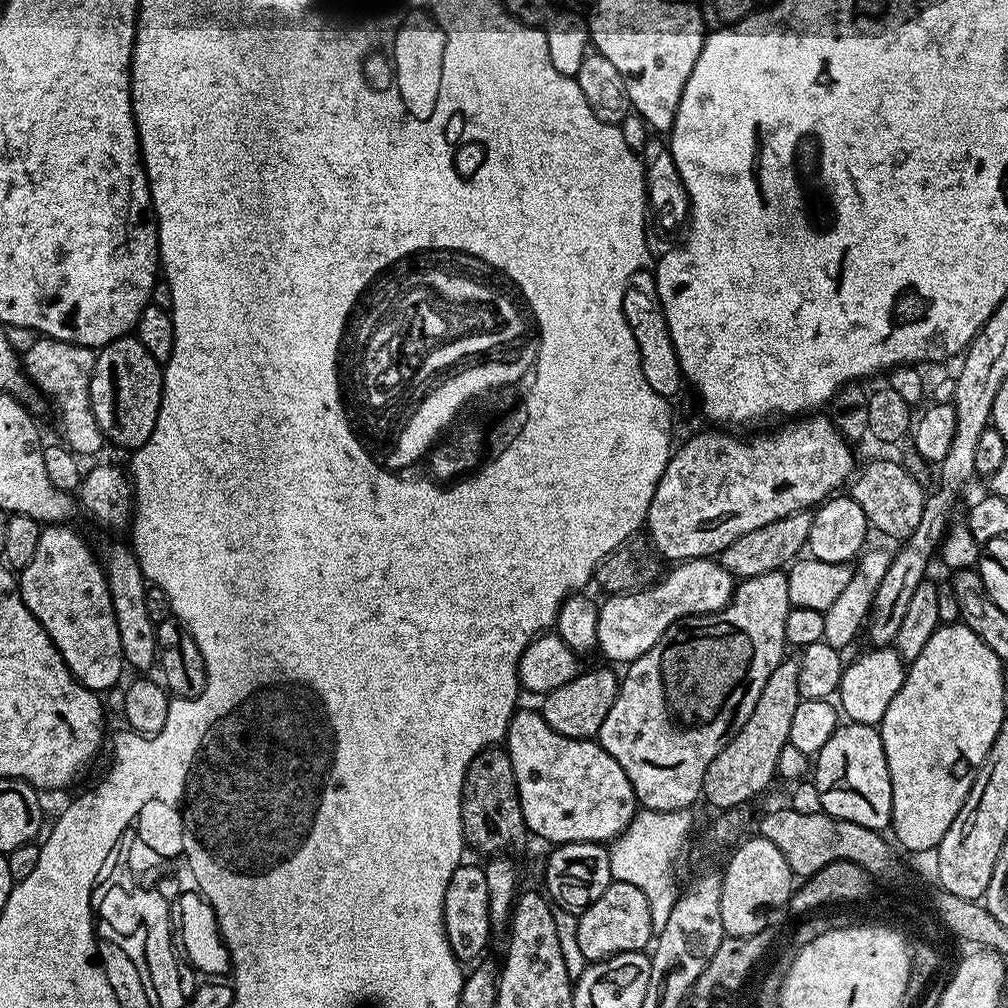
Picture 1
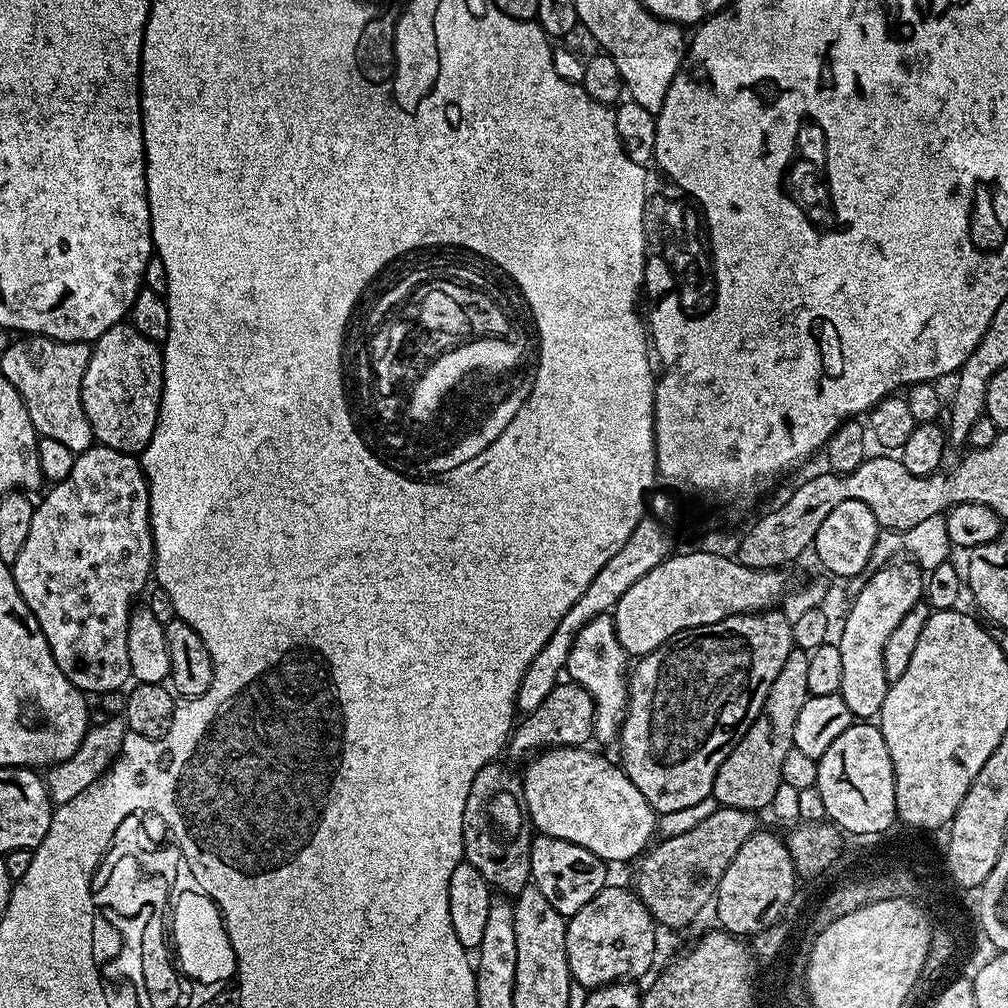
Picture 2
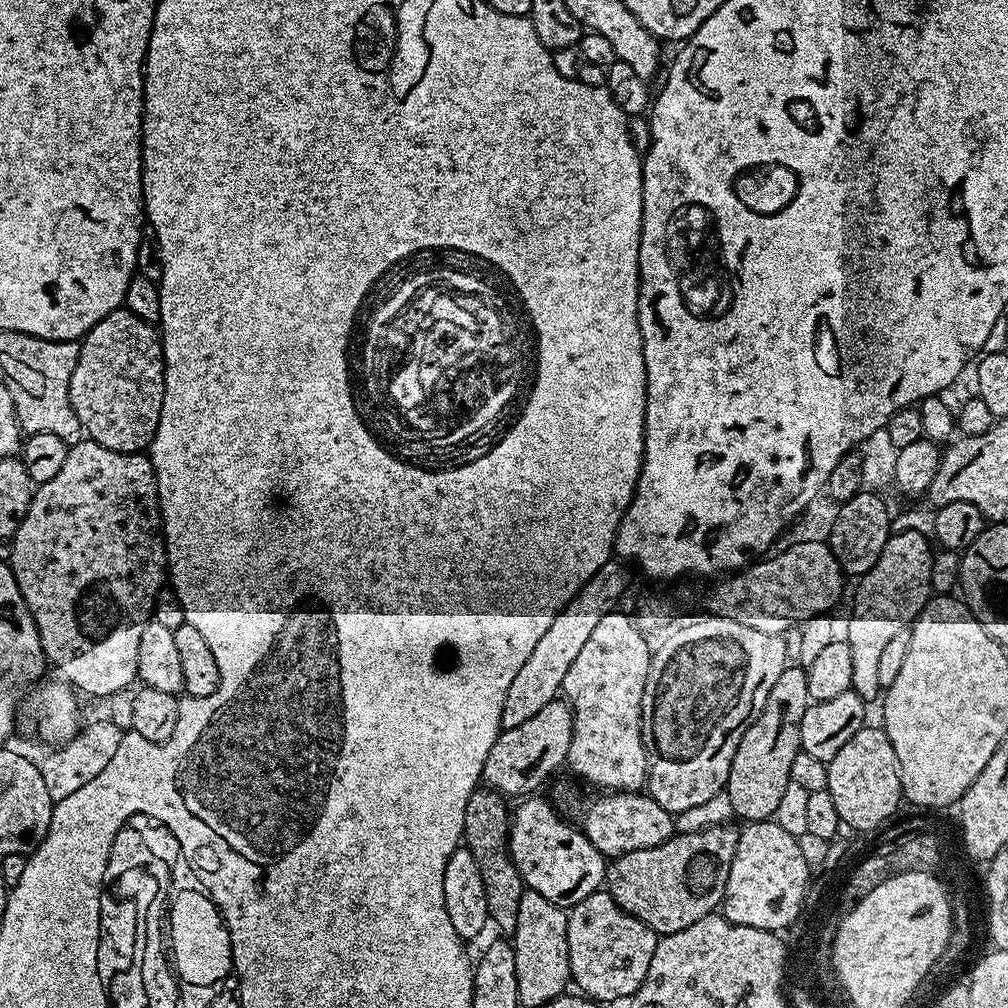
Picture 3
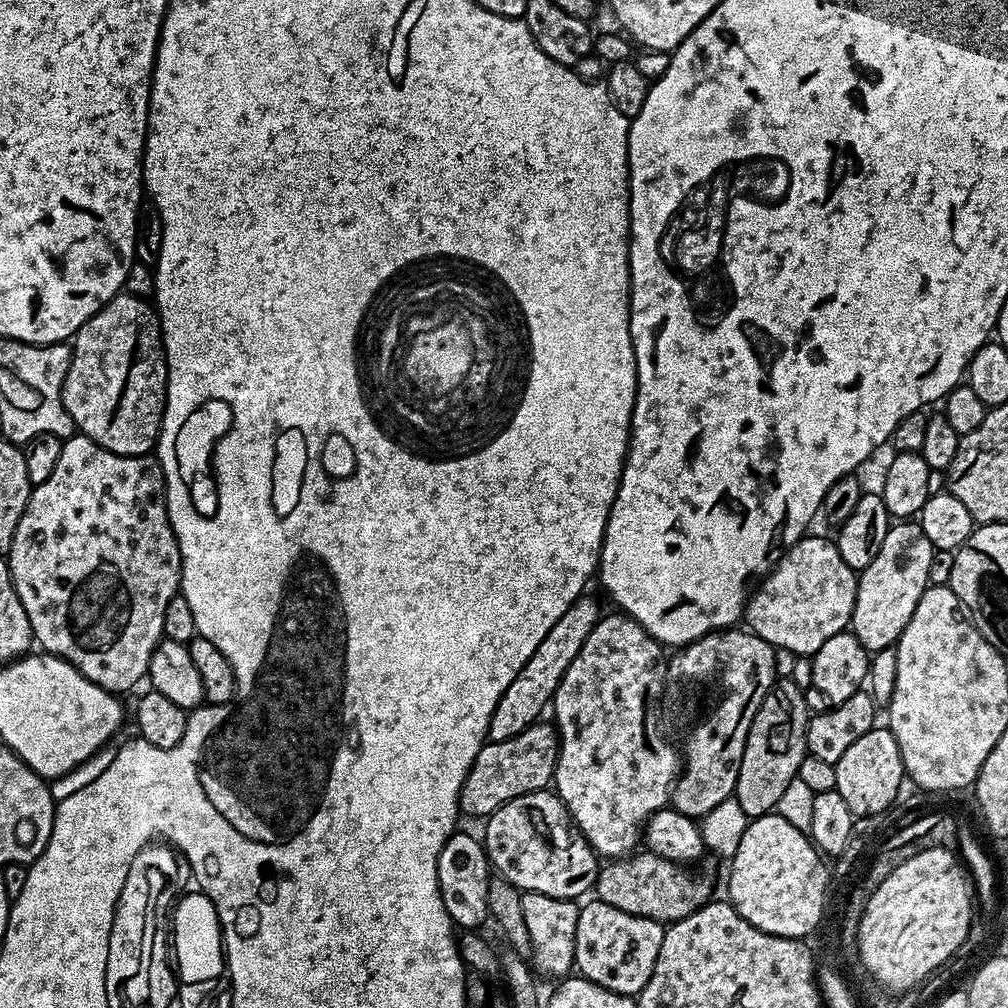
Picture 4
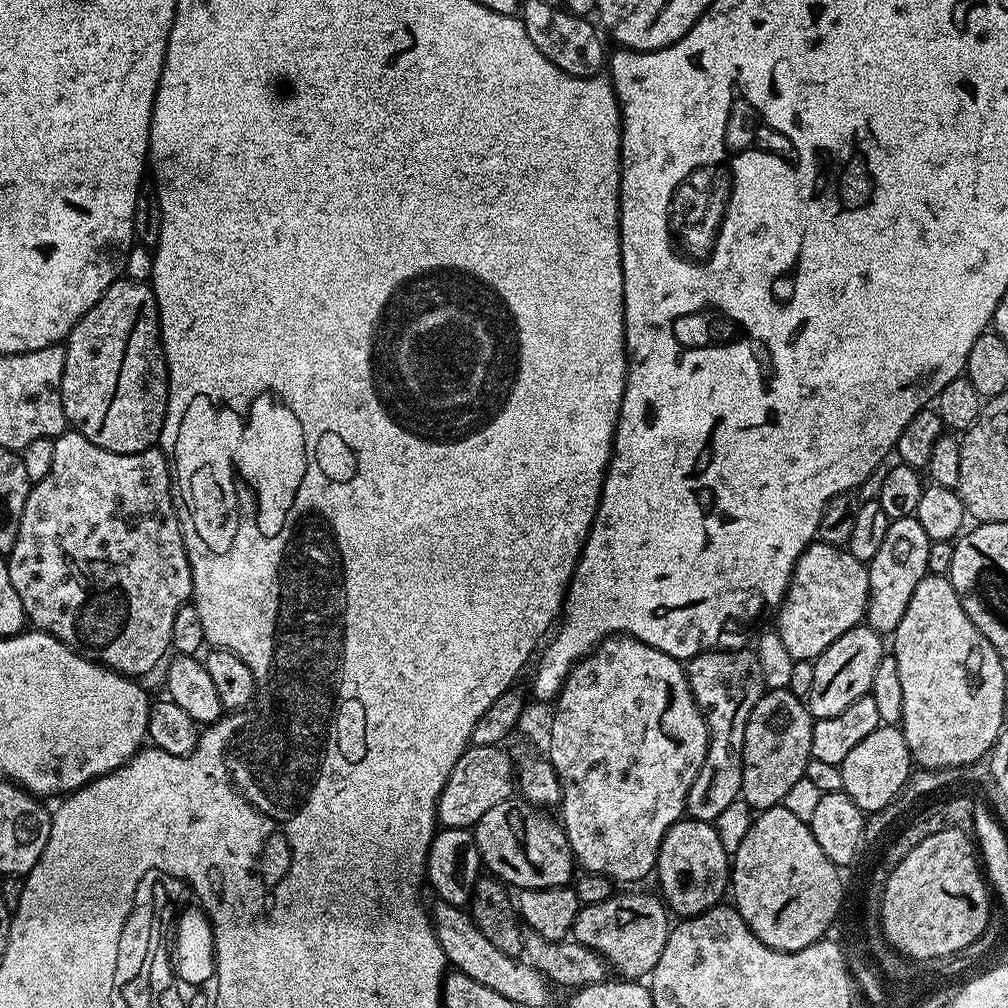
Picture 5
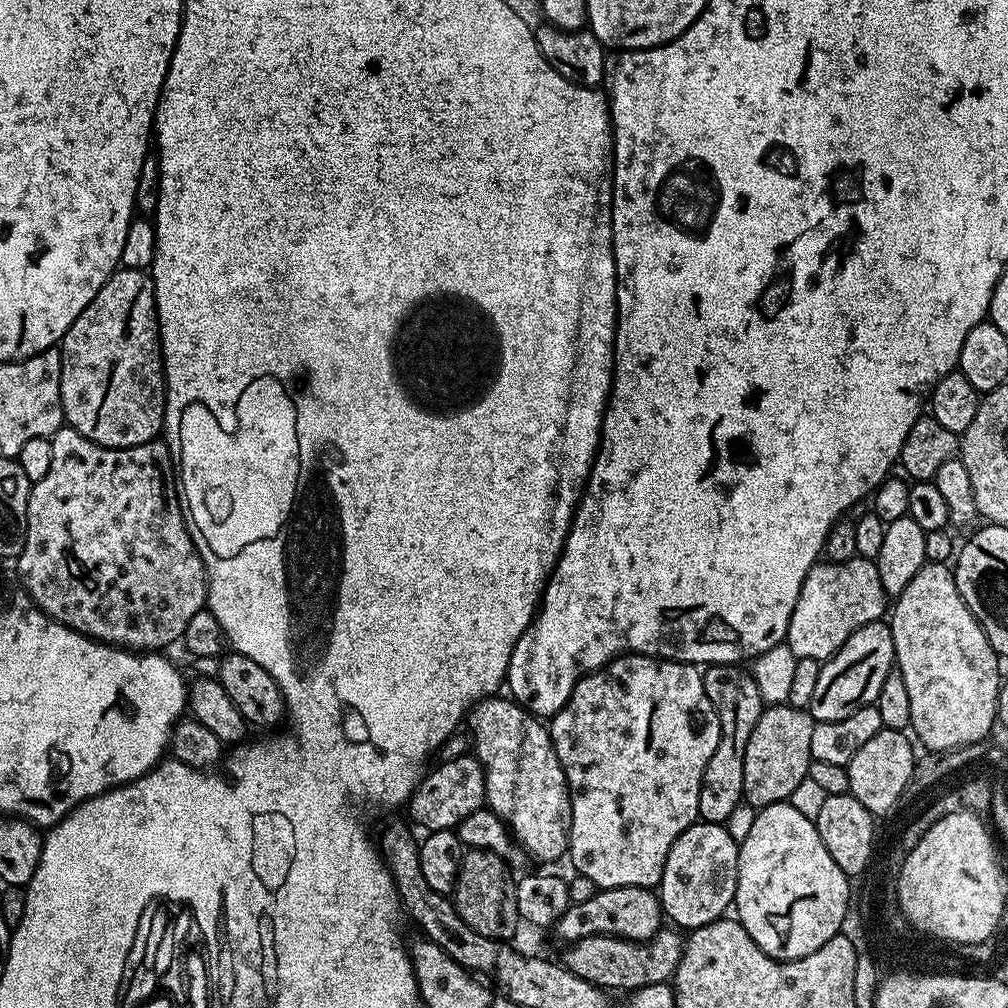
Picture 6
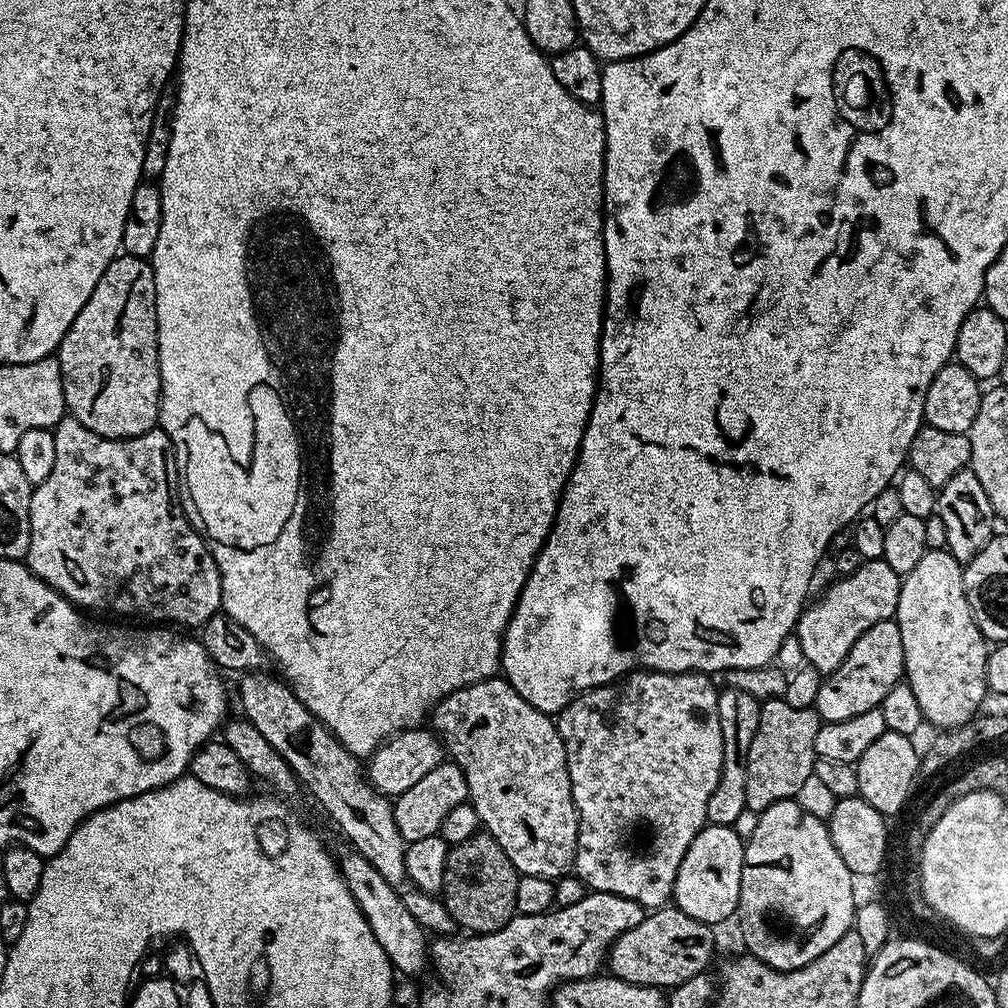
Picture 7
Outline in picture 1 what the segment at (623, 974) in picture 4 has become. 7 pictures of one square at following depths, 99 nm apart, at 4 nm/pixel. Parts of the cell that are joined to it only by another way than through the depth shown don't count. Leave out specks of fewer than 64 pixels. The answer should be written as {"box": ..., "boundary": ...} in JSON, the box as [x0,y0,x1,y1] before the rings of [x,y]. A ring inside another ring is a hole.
{"box":[575,881,653,962],"boundary":[[[615,881],[608,887],[606,894],[598,898],[589,908],[584,909],[575,917],[576,920],[576,948],[585,956],[585,961],[595,962],[605,960],[611,956],[617,956],[623,952],[642,952],[653,943],[650,902],[647,901],[645,894],[636,886],[629,882]]]}

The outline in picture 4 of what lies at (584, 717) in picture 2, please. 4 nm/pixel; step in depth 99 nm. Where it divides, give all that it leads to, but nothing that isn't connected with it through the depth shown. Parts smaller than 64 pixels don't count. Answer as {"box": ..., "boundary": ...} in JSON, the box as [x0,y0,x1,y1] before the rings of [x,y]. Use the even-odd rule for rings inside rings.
{"box":[460,723,560,818],"boundary":[[[534,723],[514,738],[493,740],[481,746],[460,787],[460,811],[465,817],[487,818],[507,800],[539,792],[553,783],[560,738],[551,723],[544,723]]]}

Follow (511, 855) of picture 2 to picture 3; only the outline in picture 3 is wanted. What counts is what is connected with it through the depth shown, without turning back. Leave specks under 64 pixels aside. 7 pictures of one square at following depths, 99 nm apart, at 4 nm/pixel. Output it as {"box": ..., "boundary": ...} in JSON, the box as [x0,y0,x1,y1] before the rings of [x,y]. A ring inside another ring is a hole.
{"box":[463,787,526,934],"boundary":[[[477,787],[470,794],[470,802],[466,802],[466,818],[464,819],[463,843],[474,854],[474,862],[478,862],[478,870],[482,870],[482,882],[486,886],[486,910],[488,919],[493,925],[511,934],[516,930],[518,922],[518,902],[526,890],[522,874],[514,866],[512,856],[508,852],[508,826],[510,823],[510,804],[499,792],[487,787]]]}

